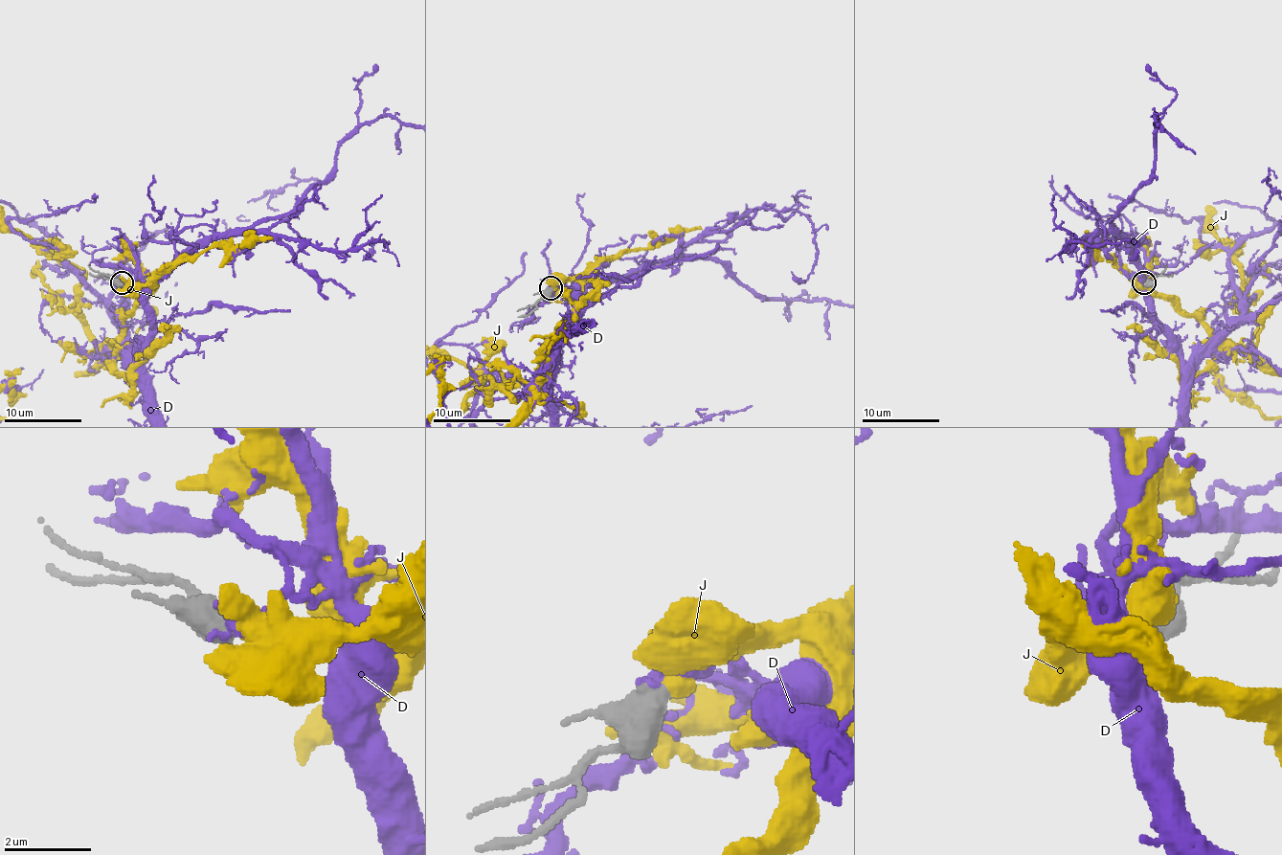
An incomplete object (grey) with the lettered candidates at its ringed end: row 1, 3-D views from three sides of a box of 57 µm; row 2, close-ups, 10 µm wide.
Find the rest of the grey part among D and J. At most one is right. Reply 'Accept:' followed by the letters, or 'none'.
Accept: none

